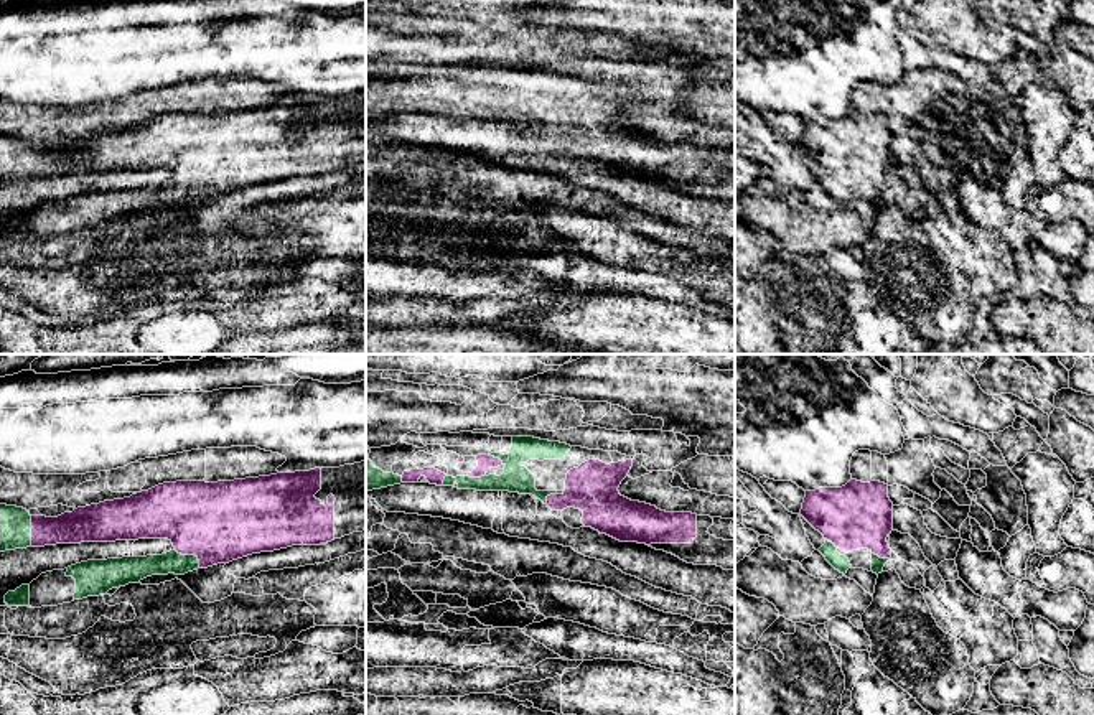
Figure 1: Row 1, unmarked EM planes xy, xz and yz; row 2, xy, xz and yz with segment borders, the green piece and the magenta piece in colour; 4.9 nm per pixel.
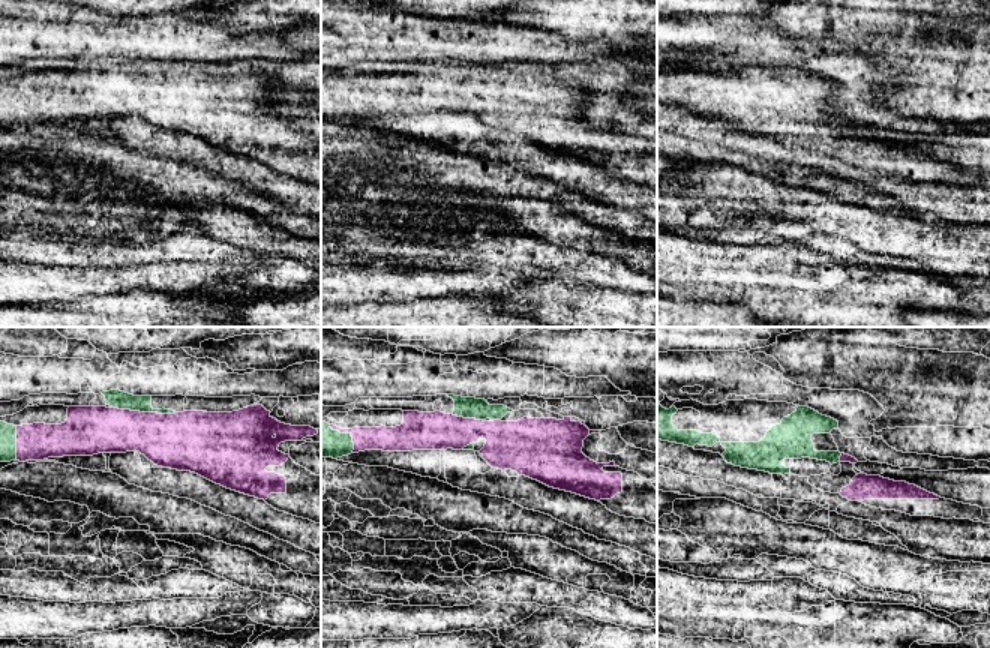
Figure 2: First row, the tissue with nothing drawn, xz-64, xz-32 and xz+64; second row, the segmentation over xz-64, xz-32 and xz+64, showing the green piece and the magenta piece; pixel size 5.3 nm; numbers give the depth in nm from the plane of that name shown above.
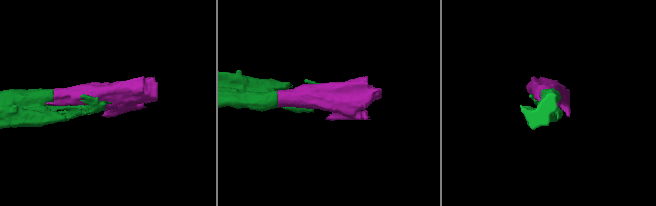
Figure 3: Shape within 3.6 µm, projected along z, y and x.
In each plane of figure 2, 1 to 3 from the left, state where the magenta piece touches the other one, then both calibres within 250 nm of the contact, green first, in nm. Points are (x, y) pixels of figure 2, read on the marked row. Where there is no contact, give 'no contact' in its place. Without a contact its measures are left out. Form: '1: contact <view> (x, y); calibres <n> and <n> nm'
1: contact xz-64 (143, 411); calibres 100 and 300 nm
2: contact xz-32 (467, 417); calibres 110 and 220 nm
3: contact xz+64 (839, 458); calibres 180 and 50 nm

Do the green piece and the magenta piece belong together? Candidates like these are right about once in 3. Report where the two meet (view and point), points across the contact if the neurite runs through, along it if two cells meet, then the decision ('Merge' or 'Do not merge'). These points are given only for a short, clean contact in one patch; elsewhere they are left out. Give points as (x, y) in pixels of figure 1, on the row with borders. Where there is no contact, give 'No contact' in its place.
Touches green at xy (190, 556). Merge

